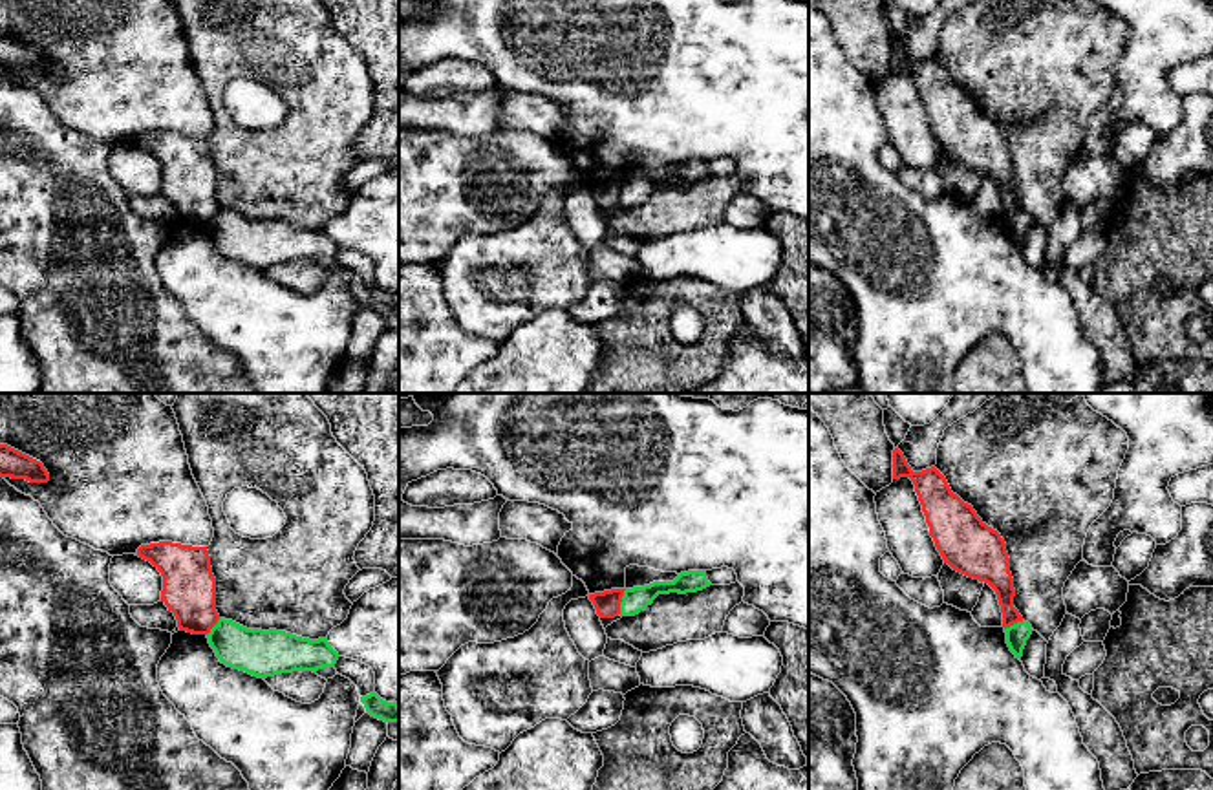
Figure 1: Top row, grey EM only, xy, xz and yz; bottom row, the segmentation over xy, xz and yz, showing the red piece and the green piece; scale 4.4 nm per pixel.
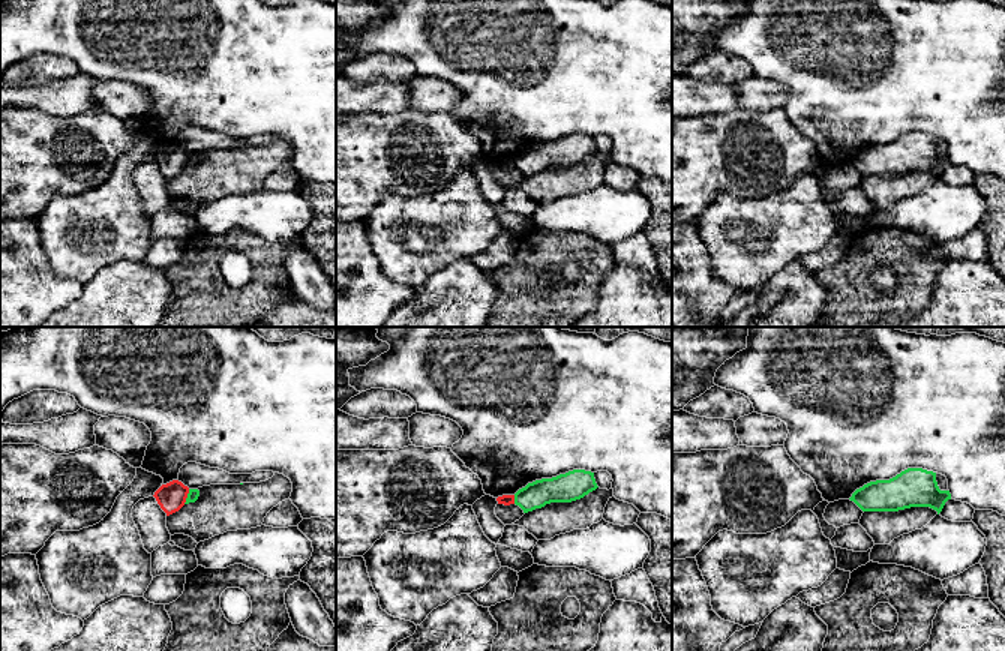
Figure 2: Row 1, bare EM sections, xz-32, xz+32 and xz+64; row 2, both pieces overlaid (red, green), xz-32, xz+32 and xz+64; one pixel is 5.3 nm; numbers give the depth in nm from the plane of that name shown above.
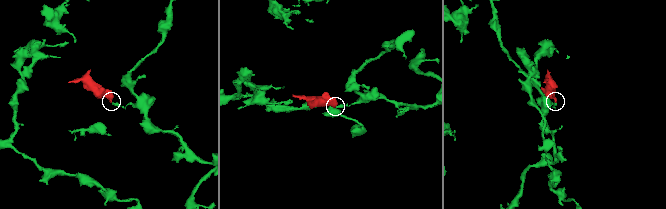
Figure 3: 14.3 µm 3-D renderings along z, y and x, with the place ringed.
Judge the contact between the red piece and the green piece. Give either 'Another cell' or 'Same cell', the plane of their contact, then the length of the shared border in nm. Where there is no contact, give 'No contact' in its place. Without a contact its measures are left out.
Another cell. Touches red in xz. Shared border 120 nm

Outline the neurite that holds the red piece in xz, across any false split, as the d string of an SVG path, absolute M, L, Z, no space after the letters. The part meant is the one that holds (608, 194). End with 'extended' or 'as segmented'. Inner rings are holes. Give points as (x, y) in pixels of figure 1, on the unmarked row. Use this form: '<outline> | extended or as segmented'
M611 179L611 181L589 185L589 190L593 192L596 205L600 208L618 207L624 181L626 179Z | as segmented

